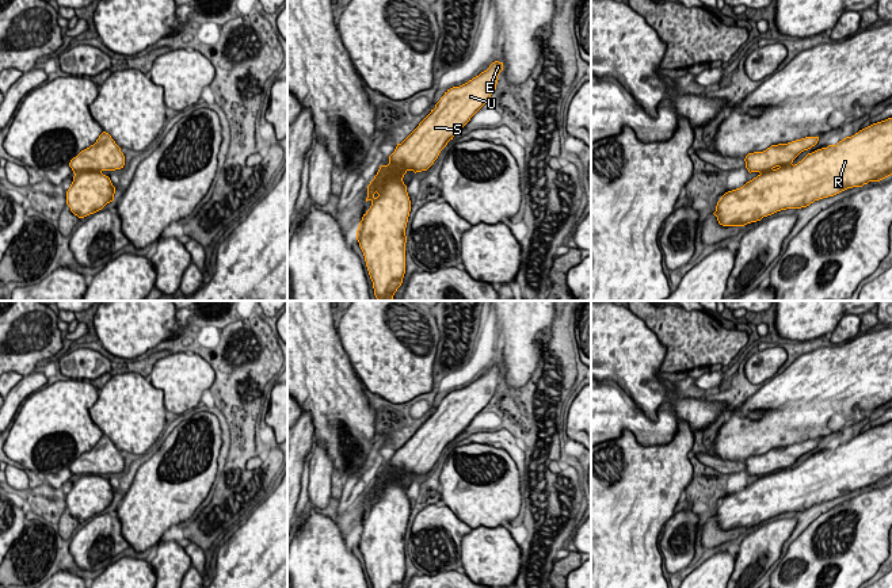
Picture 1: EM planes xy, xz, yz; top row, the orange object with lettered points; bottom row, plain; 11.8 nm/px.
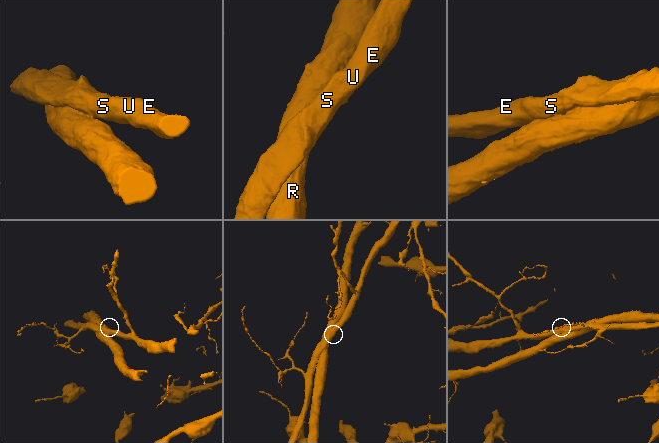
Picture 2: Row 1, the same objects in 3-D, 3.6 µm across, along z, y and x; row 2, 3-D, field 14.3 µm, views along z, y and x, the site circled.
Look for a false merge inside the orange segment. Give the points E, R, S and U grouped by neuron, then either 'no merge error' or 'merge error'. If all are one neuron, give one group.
E R S U; no merge error

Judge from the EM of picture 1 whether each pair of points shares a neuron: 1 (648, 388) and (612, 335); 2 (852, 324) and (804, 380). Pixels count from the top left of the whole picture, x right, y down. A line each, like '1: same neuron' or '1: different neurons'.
1: same neuron
2: different neurons

